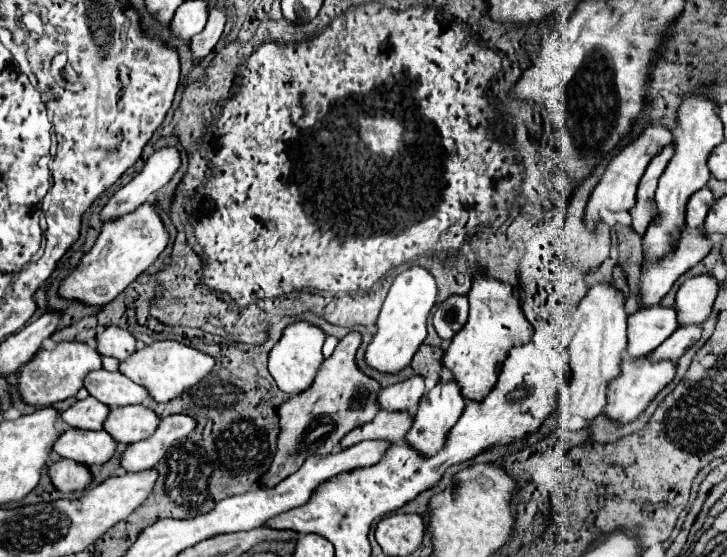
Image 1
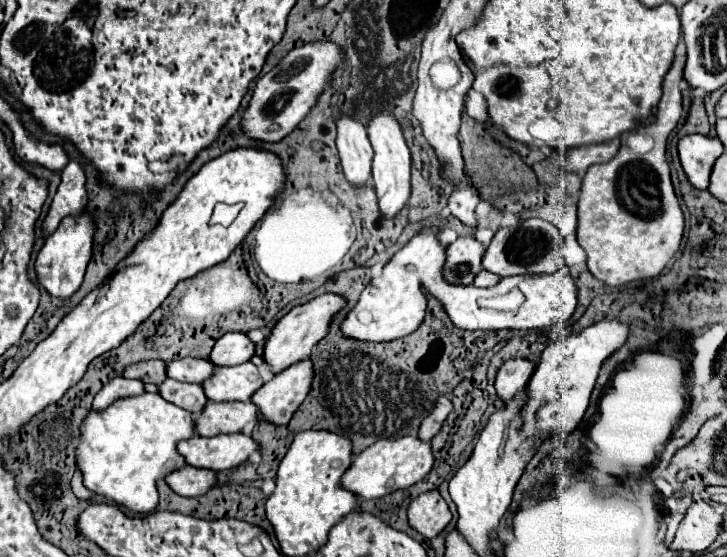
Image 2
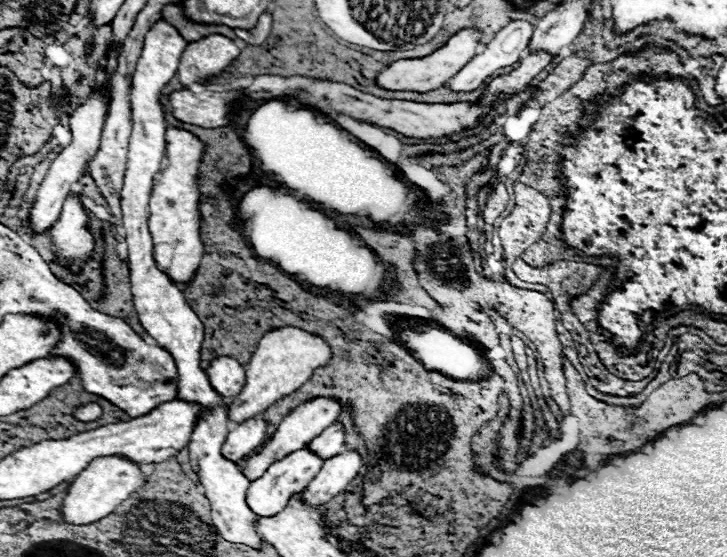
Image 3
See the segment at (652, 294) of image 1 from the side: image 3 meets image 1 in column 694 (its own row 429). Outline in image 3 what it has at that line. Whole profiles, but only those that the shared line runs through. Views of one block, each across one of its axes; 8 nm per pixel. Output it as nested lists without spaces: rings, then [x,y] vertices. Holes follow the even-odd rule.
[[[258,414],[252,420],[230,428],[228,438],[222,446],[222,456],[232,462],[238,462],[254,454],[264,442],[266,442],[266,422]]]

